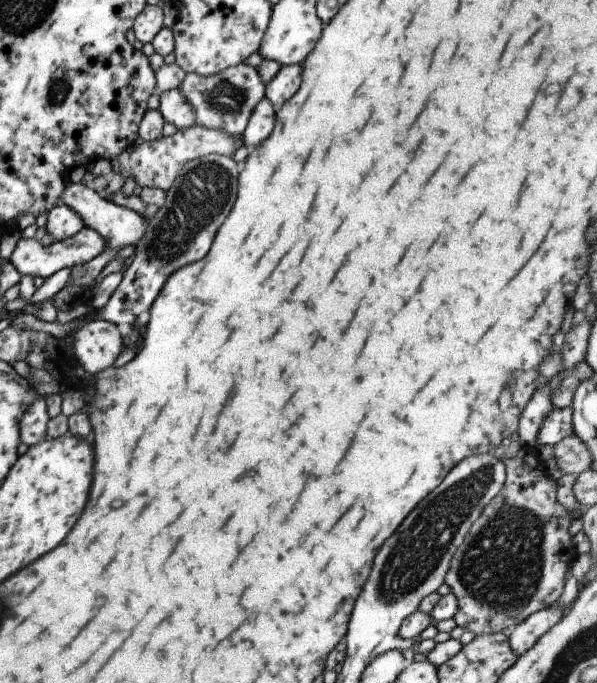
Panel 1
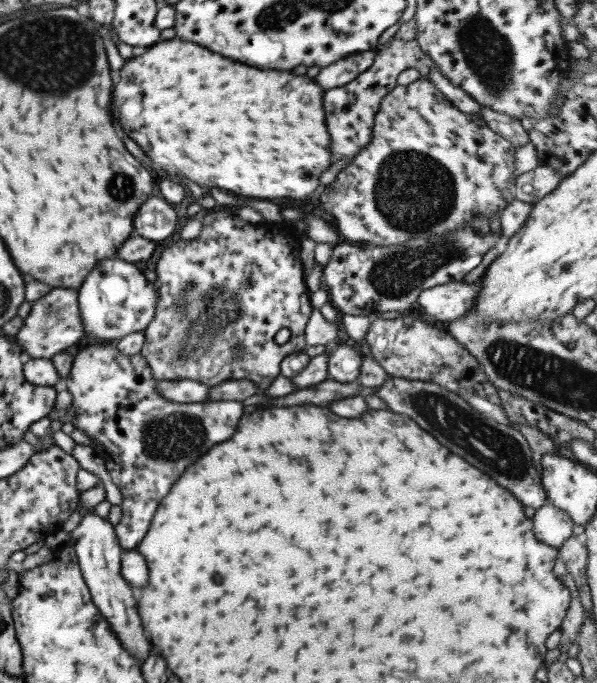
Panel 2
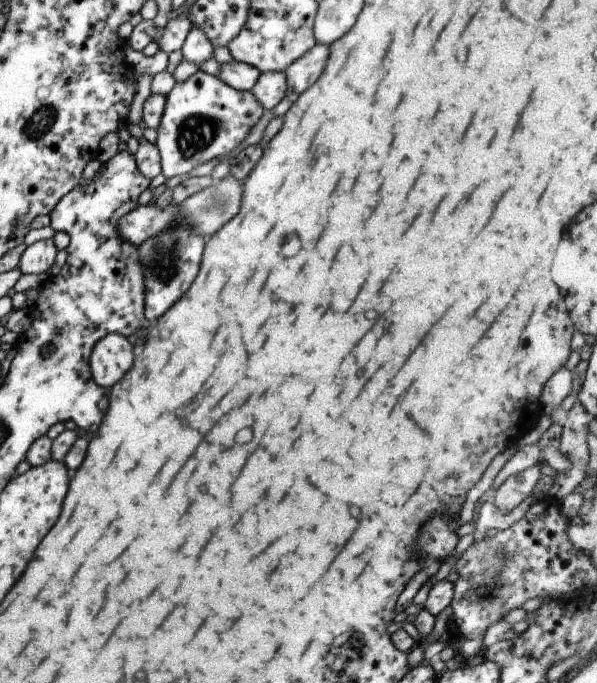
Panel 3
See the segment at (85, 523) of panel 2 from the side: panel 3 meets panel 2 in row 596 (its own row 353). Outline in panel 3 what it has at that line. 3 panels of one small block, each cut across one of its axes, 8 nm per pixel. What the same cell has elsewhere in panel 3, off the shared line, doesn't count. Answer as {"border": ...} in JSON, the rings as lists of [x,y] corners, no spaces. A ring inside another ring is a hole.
{"border":[[[110,333],[100,339],[91,352],[89,363],[92,378],[103,389],[114,386],[134,362],[134,354],[138,350],[128,335]]]}

